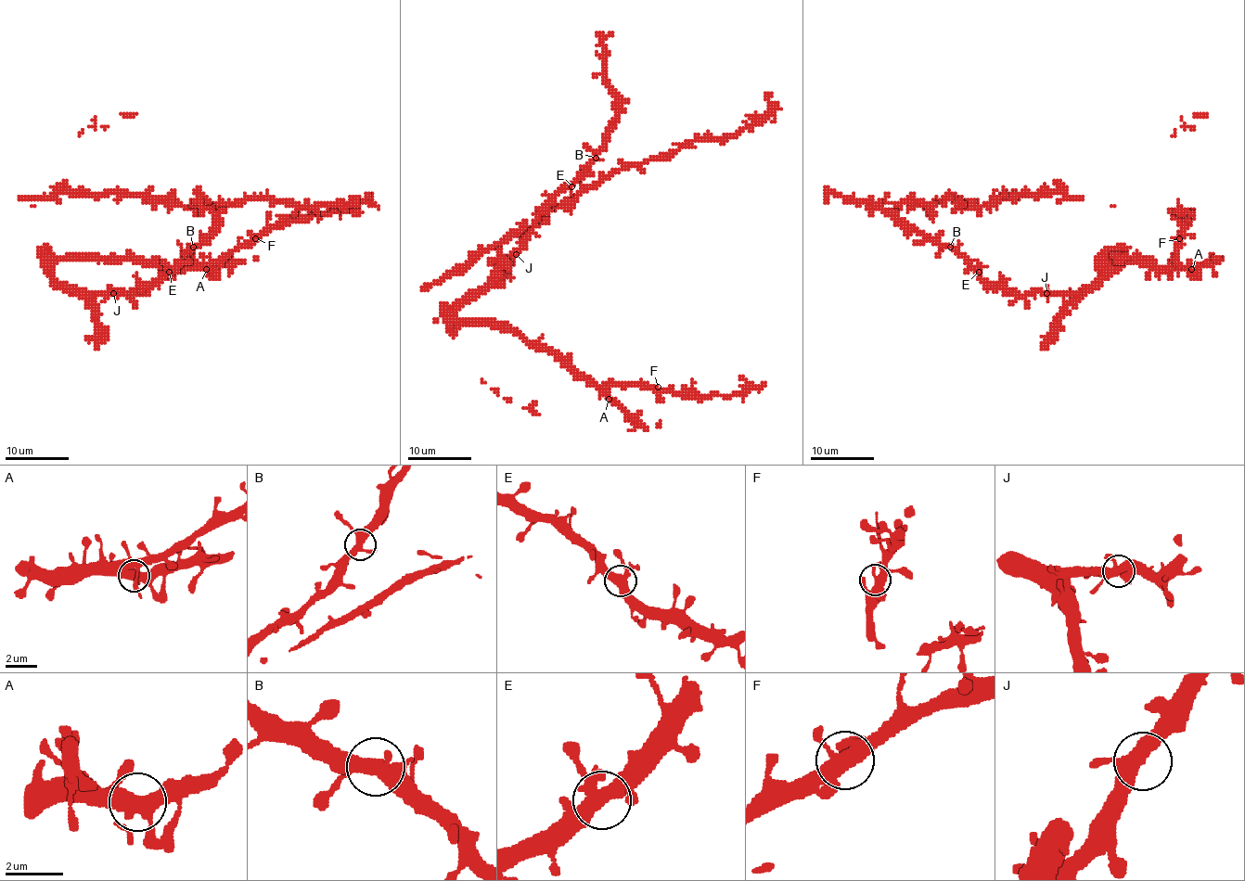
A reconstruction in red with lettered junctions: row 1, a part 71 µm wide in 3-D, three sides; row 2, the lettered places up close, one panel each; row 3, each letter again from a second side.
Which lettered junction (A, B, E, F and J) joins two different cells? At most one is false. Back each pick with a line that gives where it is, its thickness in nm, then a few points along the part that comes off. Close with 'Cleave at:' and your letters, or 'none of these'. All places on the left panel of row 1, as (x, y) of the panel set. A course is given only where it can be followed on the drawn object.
Cleave at: none of these

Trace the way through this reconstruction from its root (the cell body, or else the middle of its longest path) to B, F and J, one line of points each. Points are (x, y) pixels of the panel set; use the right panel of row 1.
B: (986, 282), (950, 247)
F: (986, 282), (1021, 294), (1088, 293), (1106, 278), (1115, 260), (1146, 260), (1161, 267), (1174, 267), (1179, 238)
J: (986, 282), (1002, 285), (1008, 291), (1021, 294), (1046, 293)

